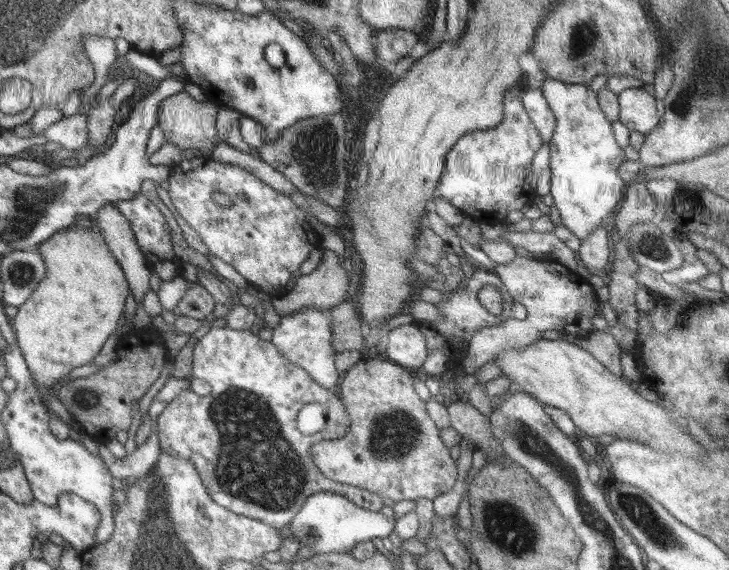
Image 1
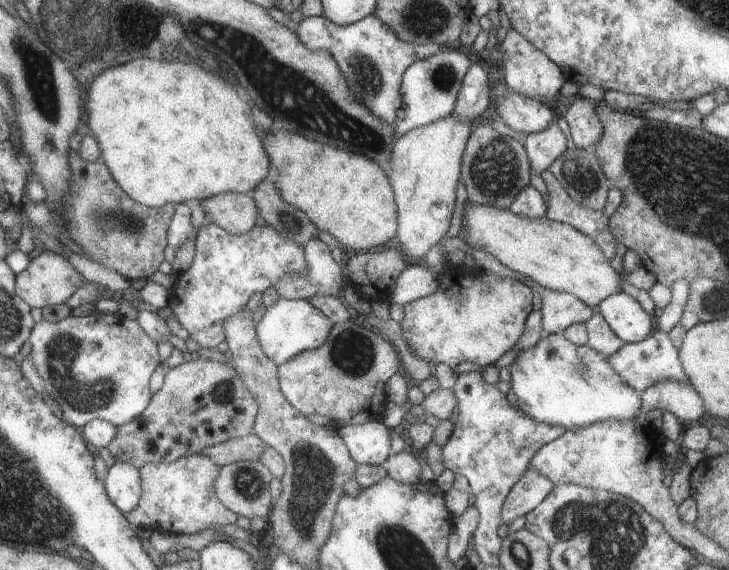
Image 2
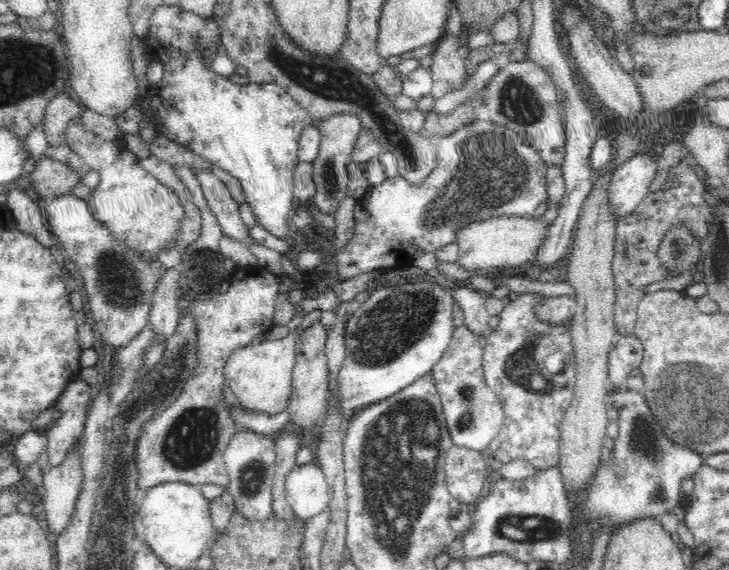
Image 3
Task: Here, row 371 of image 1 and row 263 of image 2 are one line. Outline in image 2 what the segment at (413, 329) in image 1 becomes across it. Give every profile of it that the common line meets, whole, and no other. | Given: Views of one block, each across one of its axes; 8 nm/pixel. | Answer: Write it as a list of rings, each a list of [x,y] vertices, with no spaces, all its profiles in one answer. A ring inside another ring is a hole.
[[[451,112],[447,118],[397,136],[393,144],[389,158],[391,174],[387,174],[387,180],[397,206],[395,242],[407,264],[423,264],[429,248],[439,246],[441,238],[447,234],[455,210],[455,186],[461,178],[461,156],[469,136],[471,124],[455,118]]]

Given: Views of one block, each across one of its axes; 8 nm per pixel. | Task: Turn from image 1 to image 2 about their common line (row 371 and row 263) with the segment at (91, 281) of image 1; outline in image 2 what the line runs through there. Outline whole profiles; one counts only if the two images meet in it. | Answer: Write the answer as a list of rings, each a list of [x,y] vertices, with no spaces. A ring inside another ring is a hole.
[[[43,250],[39,256],[35,256],[29,262],[27,270],[17,274],[15,288],[17,288],[17,294],[31,308],[43,308],[43,306],[51,306],[51,304],[53,306],[55,304],[65,304],[81,288],[81,282],[85,282],[85,278],[81,278],[81,274],[63,256],[57,256],[55,252]]]

